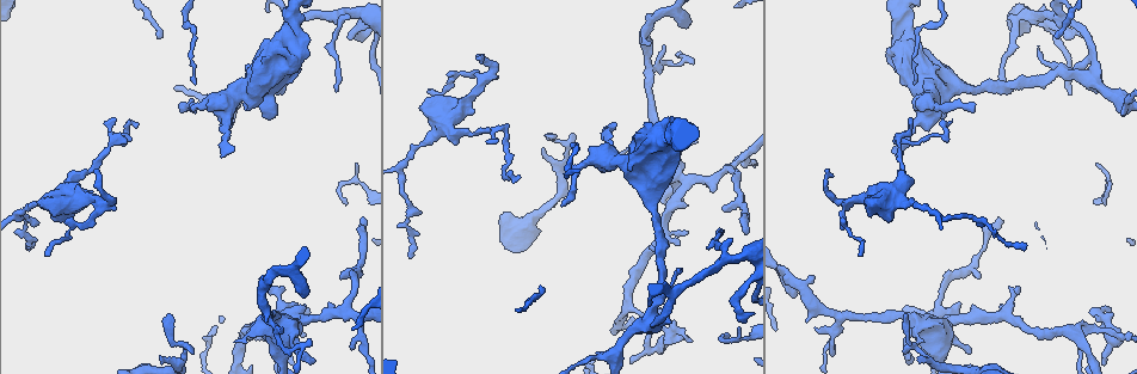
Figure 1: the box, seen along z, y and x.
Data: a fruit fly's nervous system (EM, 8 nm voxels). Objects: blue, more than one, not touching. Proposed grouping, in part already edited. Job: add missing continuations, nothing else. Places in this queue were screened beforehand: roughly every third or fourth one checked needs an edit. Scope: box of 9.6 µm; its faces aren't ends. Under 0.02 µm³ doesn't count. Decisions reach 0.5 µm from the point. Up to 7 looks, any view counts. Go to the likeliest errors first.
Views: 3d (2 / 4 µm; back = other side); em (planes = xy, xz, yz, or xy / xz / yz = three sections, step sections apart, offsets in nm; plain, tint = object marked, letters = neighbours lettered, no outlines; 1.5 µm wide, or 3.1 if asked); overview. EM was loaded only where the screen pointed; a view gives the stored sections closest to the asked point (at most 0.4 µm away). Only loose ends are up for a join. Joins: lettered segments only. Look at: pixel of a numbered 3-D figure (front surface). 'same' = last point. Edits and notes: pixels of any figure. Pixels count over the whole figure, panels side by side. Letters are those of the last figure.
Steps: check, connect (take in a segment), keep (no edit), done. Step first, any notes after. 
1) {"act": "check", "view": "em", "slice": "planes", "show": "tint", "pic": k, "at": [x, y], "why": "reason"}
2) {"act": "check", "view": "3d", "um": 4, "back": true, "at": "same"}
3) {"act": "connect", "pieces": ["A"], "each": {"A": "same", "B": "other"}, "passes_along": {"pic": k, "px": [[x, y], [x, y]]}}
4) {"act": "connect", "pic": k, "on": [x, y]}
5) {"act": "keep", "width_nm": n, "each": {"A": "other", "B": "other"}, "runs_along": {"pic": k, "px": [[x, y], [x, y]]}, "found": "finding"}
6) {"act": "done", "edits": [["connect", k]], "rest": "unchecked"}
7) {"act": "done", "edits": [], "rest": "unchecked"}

{"act": "check", "view": "3d", "um": 2, "pic": 1, "at": [409, 256], "why": "free end"}

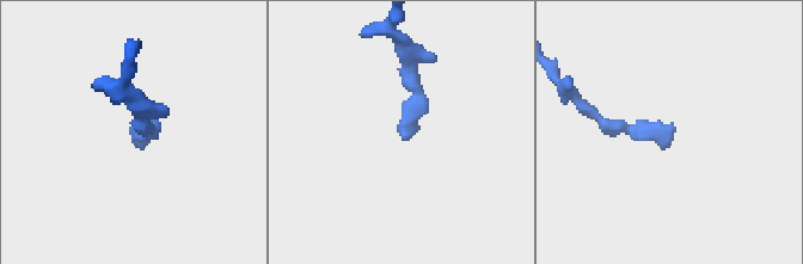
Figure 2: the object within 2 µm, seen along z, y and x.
{"act": "check", "view": "em", "slice": "planes", "show": "letters", "pic": 2, "at": [139, 127]}

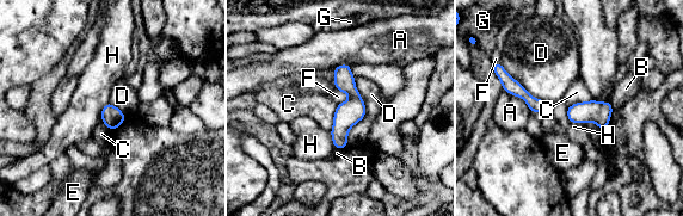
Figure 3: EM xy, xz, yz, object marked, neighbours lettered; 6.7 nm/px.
{"act": "keep", "width_nm": 140, "each": {"A": "other", "B": "other", "C": "other", "D": "other", "E": "other", "F": "other", "G": "other", "H": "other"}, "runs_along": {"pic": 3, "px": [[345, 67], [352, 110], [338, 146]]}, "found": "no lettered segment goes on from it"}

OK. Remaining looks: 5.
{"act": "check", "view": "em", "slice": "planes", "show": "letters", "pic": 1, "at": [564, 206], "why": "tapers out"}

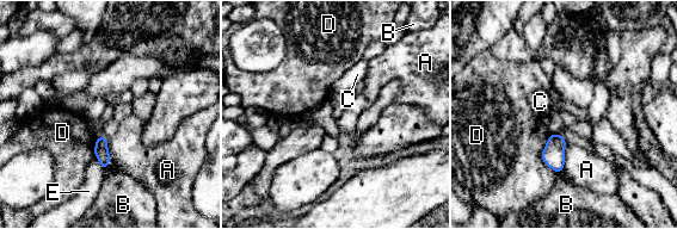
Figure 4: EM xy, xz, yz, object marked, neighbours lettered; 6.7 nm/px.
{"act": "keep", "width_nm": 100, "each": {"A": "other", "B": "other", "C": "other", "D": "other", "E": "other"}, "border": {"pic": 4, "px": [[109, 138], [109, 165], [105, 171]]}, "found": "none of them fits"}

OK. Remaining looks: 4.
{"act": "check", "view": "em", "slice": "xz", "step": 4, "show": "letters", "pic": 1, "at": [859, 255], "why": "free end"}

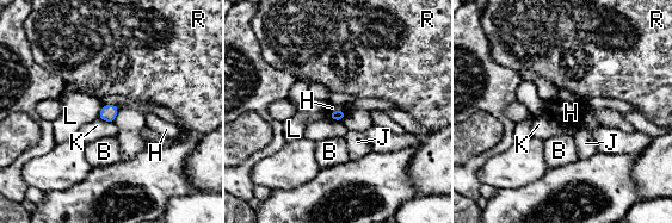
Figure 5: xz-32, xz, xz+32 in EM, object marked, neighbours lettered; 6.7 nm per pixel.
{"act": "check", "view": "em", "slice": "planes", "show": "letters", "at": "same", "why": "another direction"}

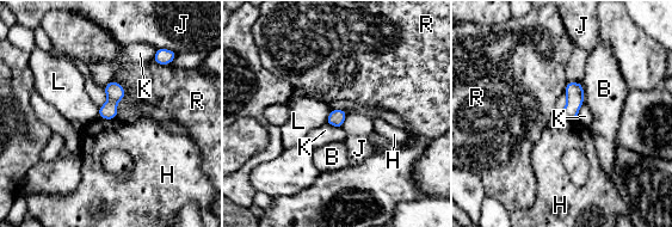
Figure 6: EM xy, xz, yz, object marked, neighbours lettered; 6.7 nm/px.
{"act": "keep", "each": {"B": "other", "H": "other", "J": "other", "K": "other", "L": "other", "R": "other"}, "border": {"pic": 6, "px": [[116, 116], [112, 118], [99, 118]]}, "found": "none of them fits"}

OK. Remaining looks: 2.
{"act": "done", "edits": [], "rest": "unchecked"}

